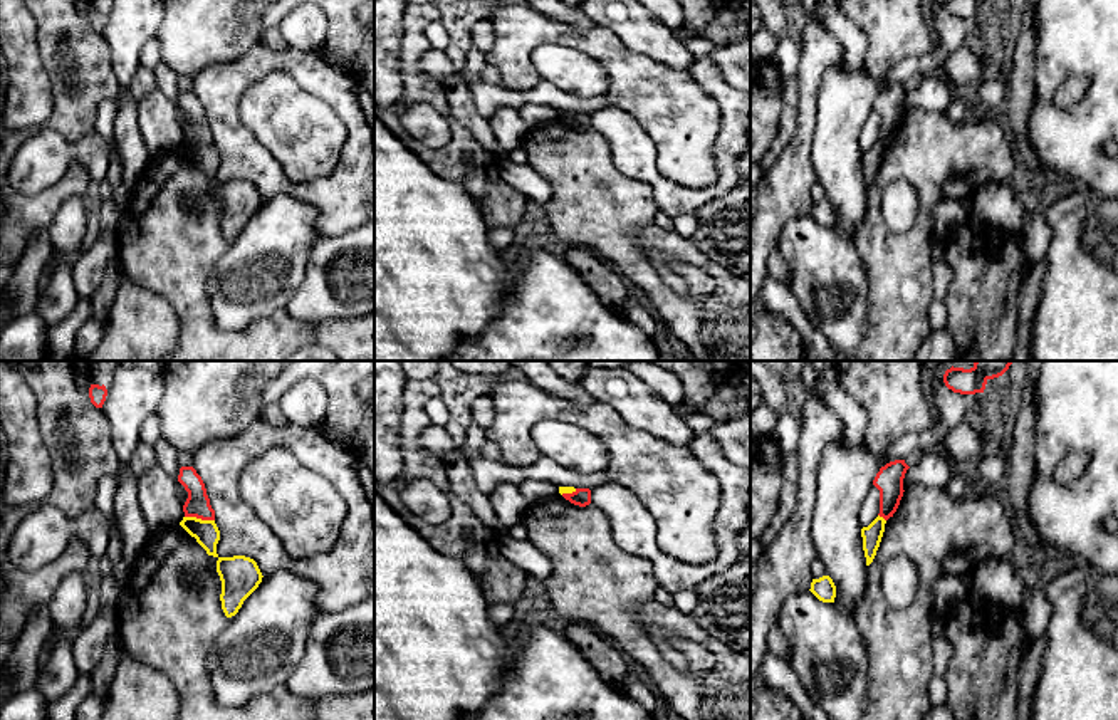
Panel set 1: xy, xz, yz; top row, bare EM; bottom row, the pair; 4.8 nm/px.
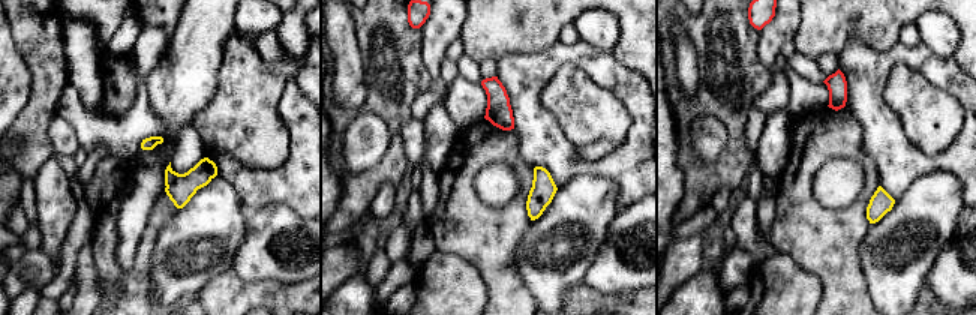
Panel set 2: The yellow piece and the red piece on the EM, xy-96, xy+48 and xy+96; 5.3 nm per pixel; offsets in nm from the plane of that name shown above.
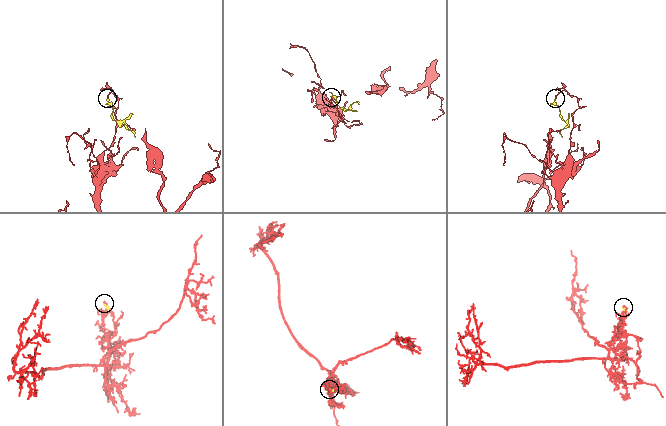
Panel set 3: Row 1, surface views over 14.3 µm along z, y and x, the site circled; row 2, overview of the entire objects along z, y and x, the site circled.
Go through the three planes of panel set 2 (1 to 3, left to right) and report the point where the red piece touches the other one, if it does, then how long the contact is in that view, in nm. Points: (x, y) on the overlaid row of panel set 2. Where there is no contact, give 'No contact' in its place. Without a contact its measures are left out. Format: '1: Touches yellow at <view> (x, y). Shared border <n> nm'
1: No contact
2: No contact
3: No contact

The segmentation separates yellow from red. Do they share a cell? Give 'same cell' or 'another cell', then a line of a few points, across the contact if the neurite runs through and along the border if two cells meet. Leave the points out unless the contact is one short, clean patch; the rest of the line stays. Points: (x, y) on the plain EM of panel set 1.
another cell; line xy (185, 140), (214, 145)

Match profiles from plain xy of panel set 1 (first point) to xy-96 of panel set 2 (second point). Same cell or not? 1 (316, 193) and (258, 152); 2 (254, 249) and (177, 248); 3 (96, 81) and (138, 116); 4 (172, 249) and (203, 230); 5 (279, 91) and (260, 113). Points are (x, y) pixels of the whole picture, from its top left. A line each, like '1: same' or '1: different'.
1: different
2: same
3: different
4: different
5: same

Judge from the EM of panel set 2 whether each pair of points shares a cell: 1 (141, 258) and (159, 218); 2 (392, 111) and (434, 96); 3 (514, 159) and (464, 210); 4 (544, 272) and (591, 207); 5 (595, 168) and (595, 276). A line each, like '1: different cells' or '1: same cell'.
1: same cell
2: different cells
3: same cell
4: same cell
5: different cells

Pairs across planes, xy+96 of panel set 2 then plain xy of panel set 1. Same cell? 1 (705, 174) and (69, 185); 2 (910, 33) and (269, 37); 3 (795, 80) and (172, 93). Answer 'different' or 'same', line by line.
1: same
2: same
3: different

